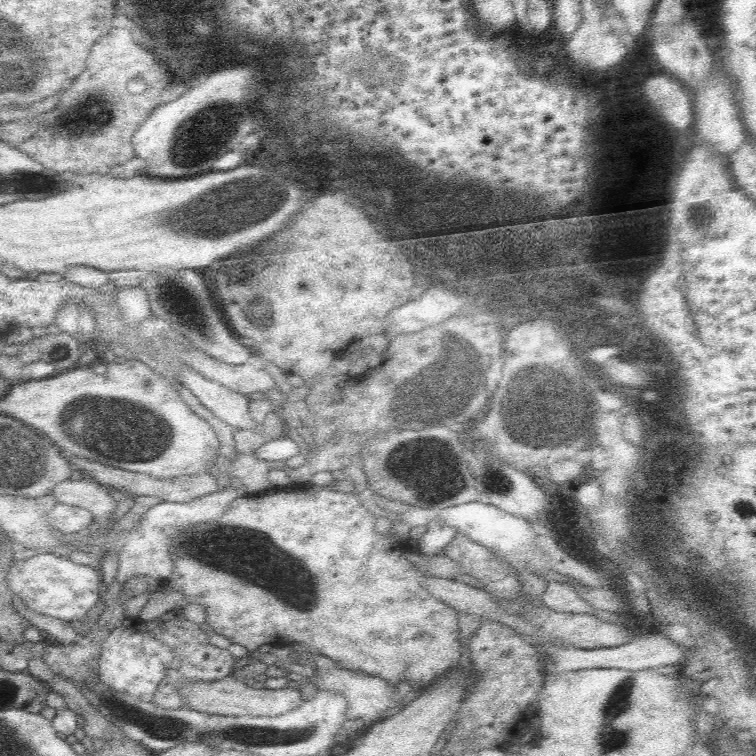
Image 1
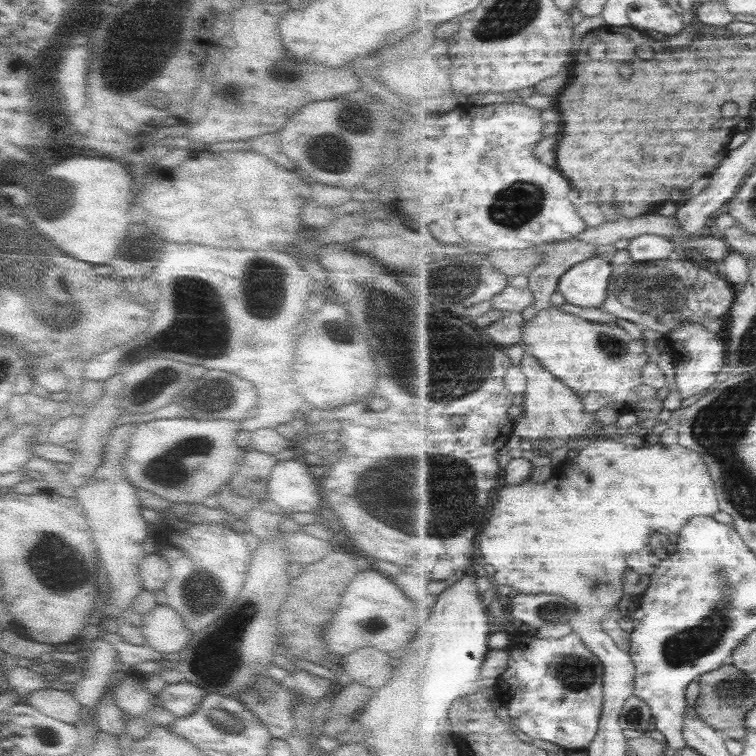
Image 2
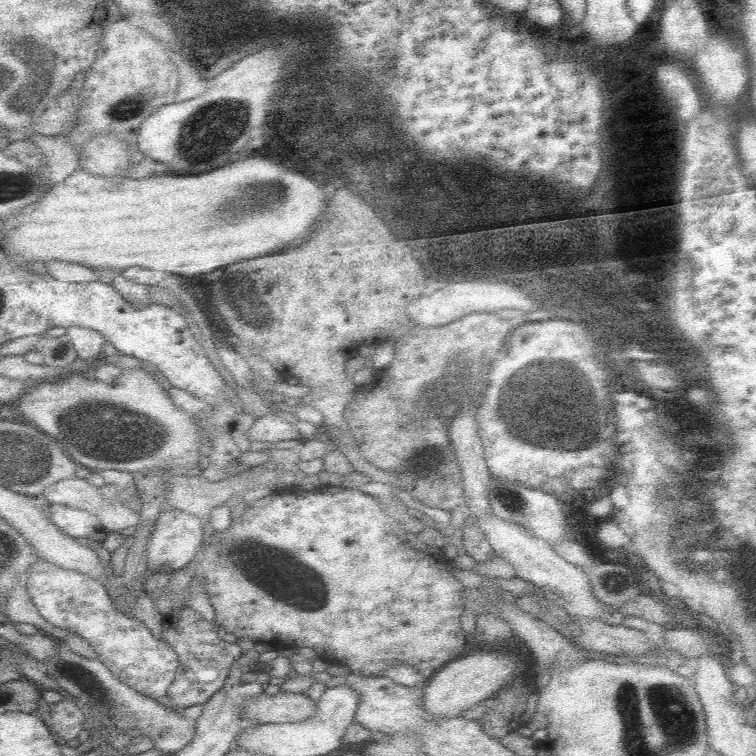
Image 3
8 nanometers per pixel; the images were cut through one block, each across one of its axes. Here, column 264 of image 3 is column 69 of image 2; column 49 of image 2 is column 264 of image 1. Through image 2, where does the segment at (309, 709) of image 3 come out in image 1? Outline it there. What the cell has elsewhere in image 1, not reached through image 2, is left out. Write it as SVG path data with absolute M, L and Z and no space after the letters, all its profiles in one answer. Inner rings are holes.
M238 672L222 680L212 682L188 682L180 686L180 695L184 696L184 706L198 712L218 716L280 716L300 708L305 700L299 690L290 687L282 689L253 688L246 685L243 676Z

